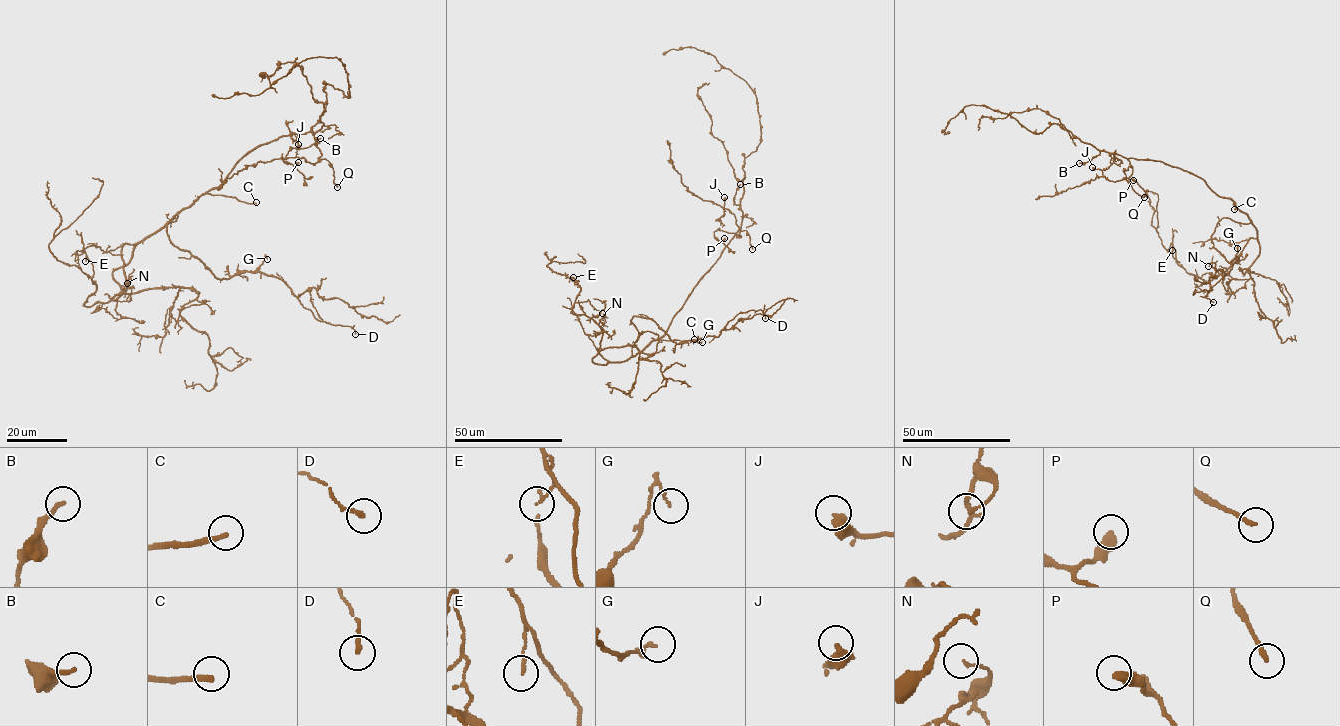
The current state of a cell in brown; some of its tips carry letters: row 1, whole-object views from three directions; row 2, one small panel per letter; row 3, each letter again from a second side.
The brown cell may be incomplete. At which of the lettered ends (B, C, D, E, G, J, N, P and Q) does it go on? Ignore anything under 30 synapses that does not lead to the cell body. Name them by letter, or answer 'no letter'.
C

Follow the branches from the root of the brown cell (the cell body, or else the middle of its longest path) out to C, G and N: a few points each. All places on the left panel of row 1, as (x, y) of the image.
C: (246, 154), (223, 183), (208, 193), (256, 202)
G: (246, 154), (219, 187), (168, 222), (167, 235), (217, 278), (254, 271), (267, 259)
N: (246, 154), (219, 187), (200, 195), (153, 233), (122, 246), (127, 288), (122, 293), (127, 283)

